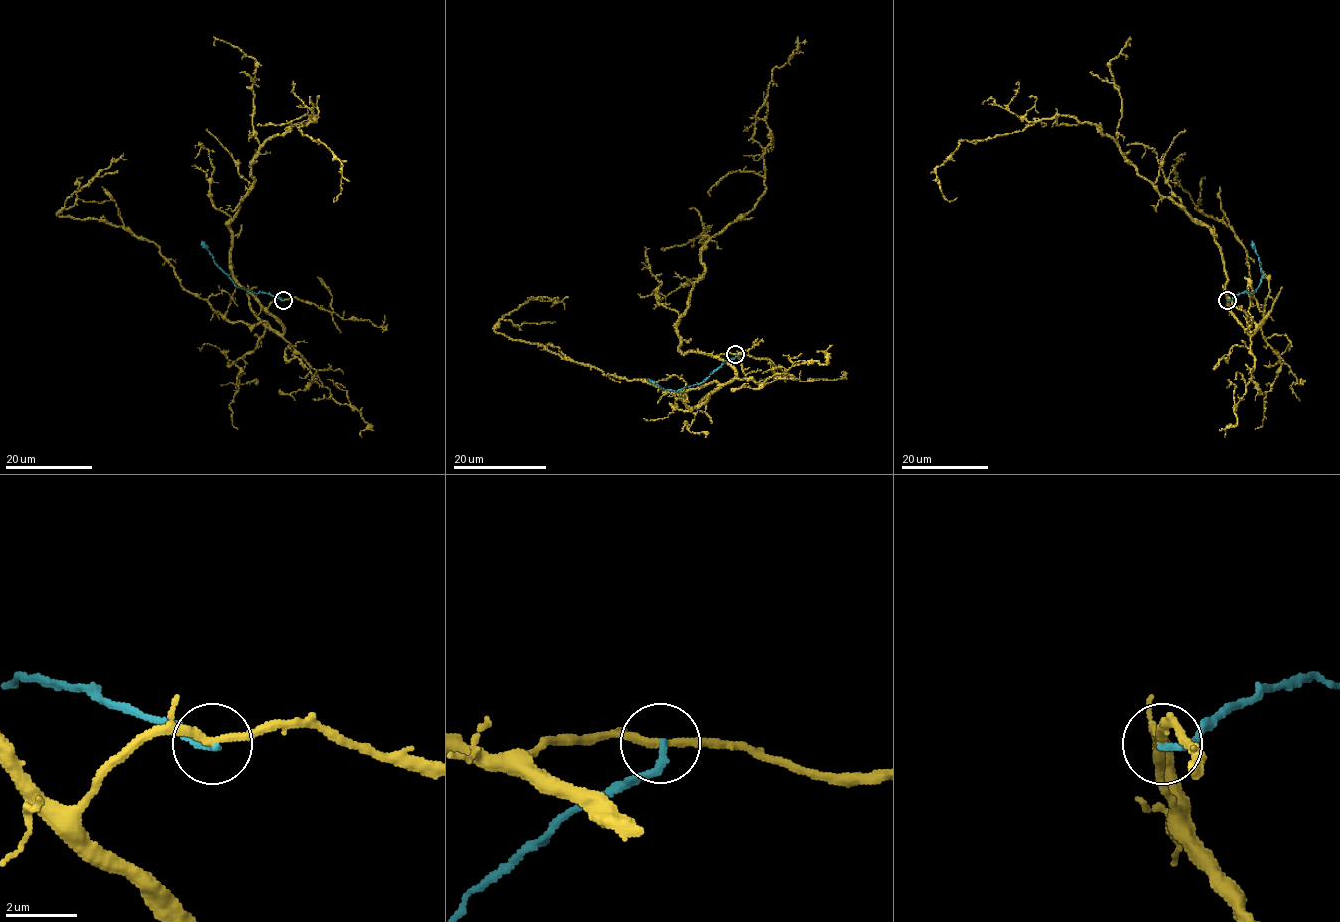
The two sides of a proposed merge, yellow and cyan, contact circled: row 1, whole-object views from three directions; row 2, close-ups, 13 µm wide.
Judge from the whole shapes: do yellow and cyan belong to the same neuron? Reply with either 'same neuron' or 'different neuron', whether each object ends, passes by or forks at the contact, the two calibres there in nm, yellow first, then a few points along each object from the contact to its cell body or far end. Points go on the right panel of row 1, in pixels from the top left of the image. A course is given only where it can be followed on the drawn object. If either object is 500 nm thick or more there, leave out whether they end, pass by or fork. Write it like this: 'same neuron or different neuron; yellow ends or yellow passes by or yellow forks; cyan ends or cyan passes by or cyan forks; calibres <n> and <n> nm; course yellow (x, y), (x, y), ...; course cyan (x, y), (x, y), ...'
different neuron; yellow passes by; cyan ends; calibres 220 and 240 nm; course yellow (1228, 300), (1214, 233), (1089, 122), (1055, 115), (961, 140), (936, 168), (941, 193), (957, 197); course cyan (1228, 300), (1240, 293), (1252, 293), (1260, 283), (1261, 267), (1252, 241)

